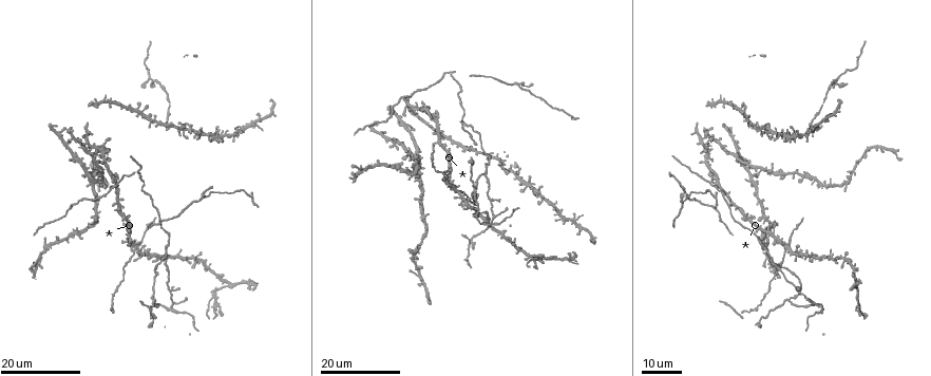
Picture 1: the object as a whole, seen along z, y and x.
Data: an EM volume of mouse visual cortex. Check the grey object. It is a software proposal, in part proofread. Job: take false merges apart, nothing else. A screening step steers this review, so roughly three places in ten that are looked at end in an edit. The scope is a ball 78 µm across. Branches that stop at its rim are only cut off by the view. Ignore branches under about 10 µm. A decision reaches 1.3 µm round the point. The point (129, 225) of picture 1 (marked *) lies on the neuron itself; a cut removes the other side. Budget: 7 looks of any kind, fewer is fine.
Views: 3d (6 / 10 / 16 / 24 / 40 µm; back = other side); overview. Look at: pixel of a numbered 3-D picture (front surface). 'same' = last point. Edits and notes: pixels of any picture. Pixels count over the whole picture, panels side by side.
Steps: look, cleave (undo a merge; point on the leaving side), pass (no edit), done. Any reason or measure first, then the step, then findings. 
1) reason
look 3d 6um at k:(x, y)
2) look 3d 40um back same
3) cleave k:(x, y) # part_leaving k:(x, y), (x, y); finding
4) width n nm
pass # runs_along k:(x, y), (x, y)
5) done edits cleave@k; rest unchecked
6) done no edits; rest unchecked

small branch off a trunk
look 3d 16um at 1:(137, 247)

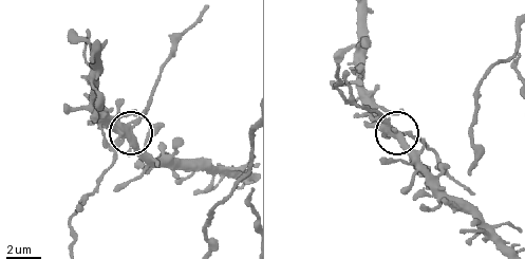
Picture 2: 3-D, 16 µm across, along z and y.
zoom in
look 3d 6um at 2:(123, 136)

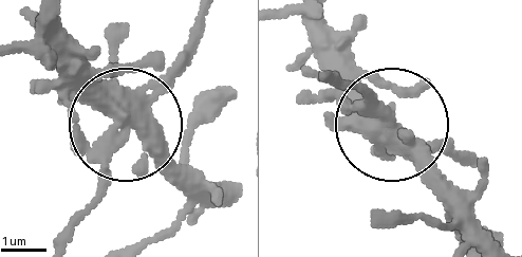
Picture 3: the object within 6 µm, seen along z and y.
arms 5
pass # one neuron here

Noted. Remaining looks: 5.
two arms at a narrow angle
look 3d 16um at 1:(89, 175)

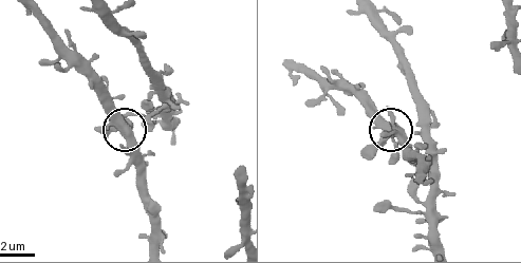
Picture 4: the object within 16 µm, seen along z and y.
look 3d 10um at 4:(125, 130)

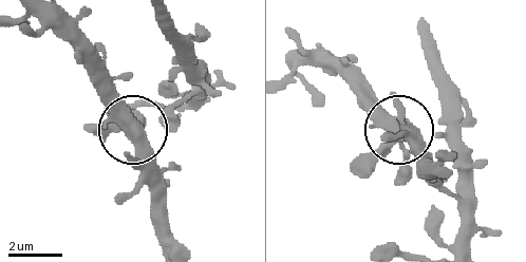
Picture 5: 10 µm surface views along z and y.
width 420 nm
pass # runs_along 5:(421, 39), (455, 199), (357, 96); continuous, no second neuron

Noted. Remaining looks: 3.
look 3d 16um at 1:(822, 307)

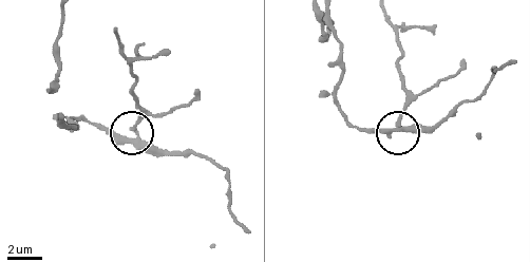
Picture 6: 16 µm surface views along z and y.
zoom in
look 3d 6um at 6:(401, 121)

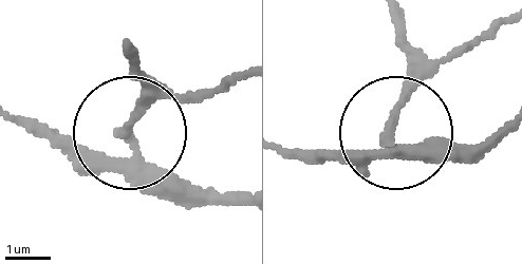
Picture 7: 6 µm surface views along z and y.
look 3d 6um back at 7:(389, 135)

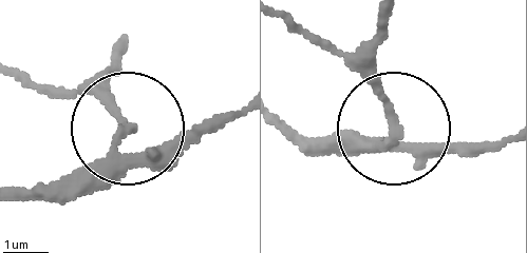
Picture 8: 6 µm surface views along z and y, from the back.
cleave 8:(119, 114) # part_leaving 8:(110, 153), (121, 134), (110, 100), (118, 58); a second neuron is stuck on

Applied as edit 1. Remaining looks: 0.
done edits cleave@8; rest unchecked

